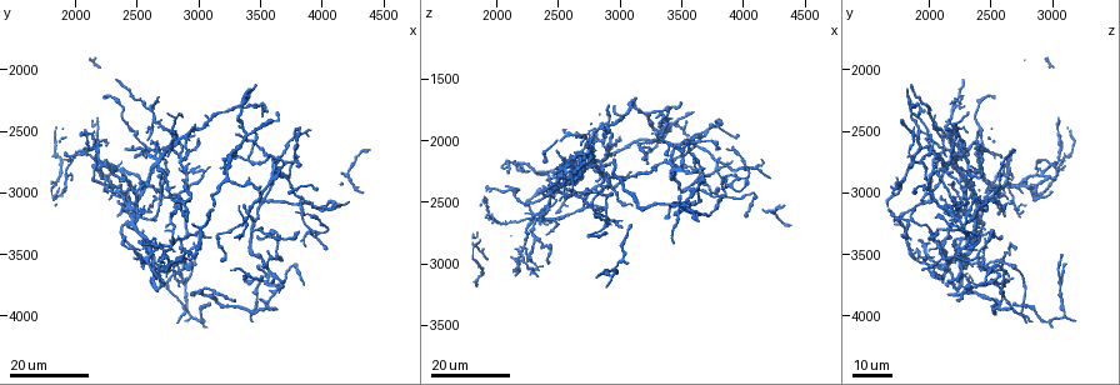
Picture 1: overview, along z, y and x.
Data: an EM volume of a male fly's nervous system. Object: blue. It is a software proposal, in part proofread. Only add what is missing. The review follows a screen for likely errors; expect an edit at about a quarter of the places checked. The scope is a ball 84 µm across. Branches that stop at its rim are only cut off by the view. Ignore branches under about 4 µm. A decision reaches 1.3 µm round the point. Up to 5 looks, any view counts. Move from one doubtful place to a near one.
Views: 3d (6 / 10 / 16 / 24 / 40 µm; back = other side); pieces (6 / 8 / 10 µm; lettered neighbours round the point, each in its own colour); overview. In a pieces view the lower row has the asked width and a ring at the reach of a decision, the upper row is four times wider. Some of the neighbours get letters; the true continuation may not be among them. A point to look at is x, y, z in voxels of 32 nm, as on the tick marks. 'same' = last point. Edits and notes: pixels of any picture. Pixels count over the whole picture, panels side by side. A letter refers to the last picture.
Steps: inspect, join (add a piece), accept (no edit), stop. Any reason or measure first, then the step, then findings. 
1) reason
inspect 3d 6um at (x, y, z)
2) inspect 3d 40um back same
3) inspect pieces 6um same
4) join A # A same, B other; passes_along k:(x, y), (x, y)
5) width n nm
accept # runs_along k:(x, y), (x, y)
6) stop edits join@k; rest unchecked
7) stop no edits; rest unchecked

free end
inspect 3d 16um at (2400, 2620, 2320)

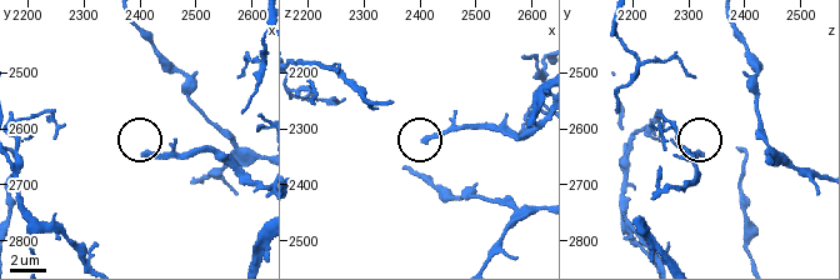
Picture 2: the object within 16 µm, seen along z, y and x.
inspect pieces 6um at (2405, 2645, 2320)

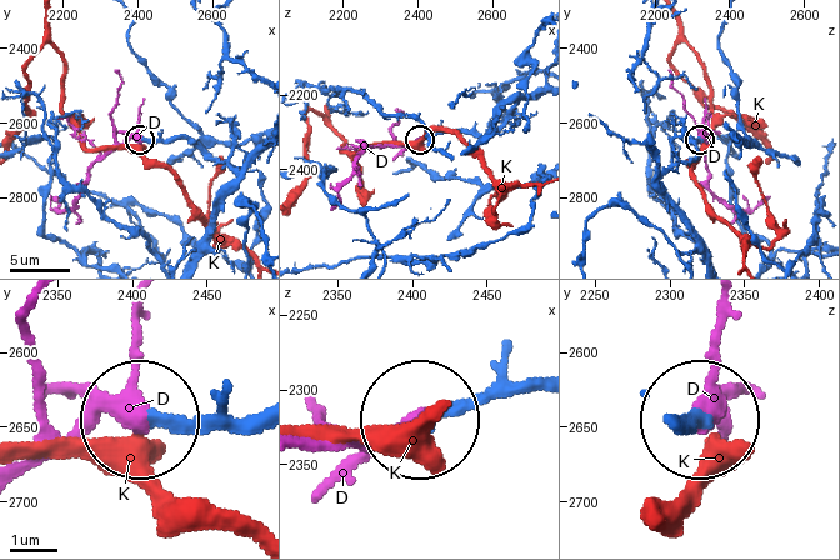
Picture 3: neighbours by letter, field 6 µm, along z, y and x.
join D # D same, K other; the neuron continues

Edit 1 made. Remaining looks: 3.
redraw
inspect overview

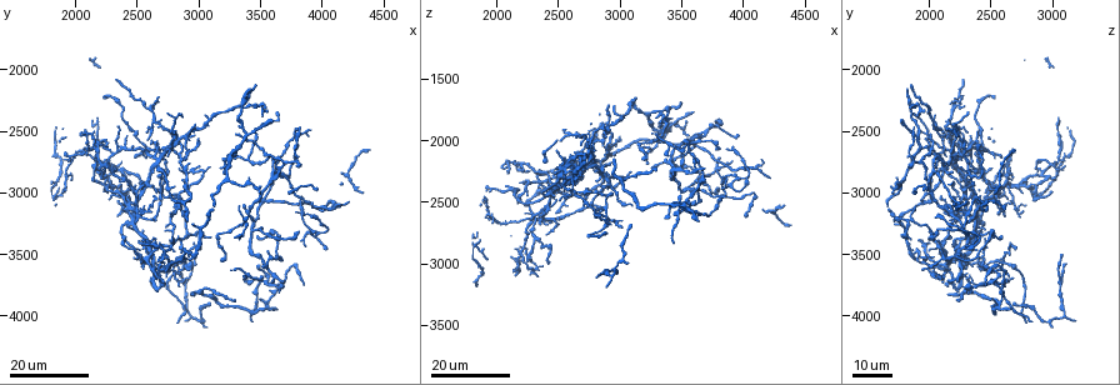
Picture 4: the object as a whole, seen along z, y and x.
stops while still wide
inspect 3d 16um at (3460, 3360, 2580)

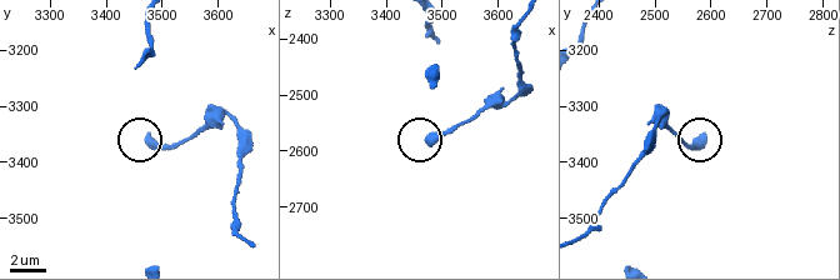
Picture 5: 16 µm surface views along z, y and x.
inspect pieces 8um at (3480, 3355, 2580)

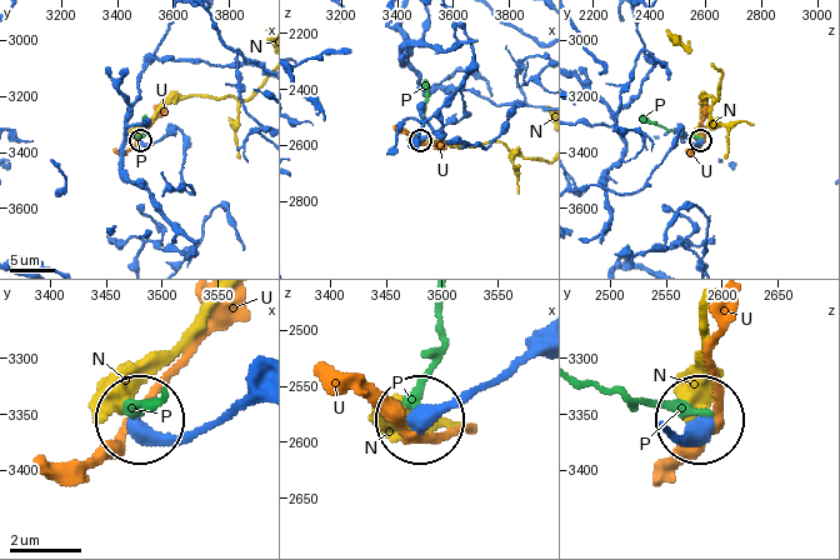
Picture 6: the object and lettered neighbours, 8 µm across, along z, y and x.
accept # N other, P other, U other; runs_along 6:(608, 189), (639, 191), (681, 129), (694, 144), (698, 140); none of them fits

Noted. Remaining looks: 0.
stop edits join@3; rest unchecked

